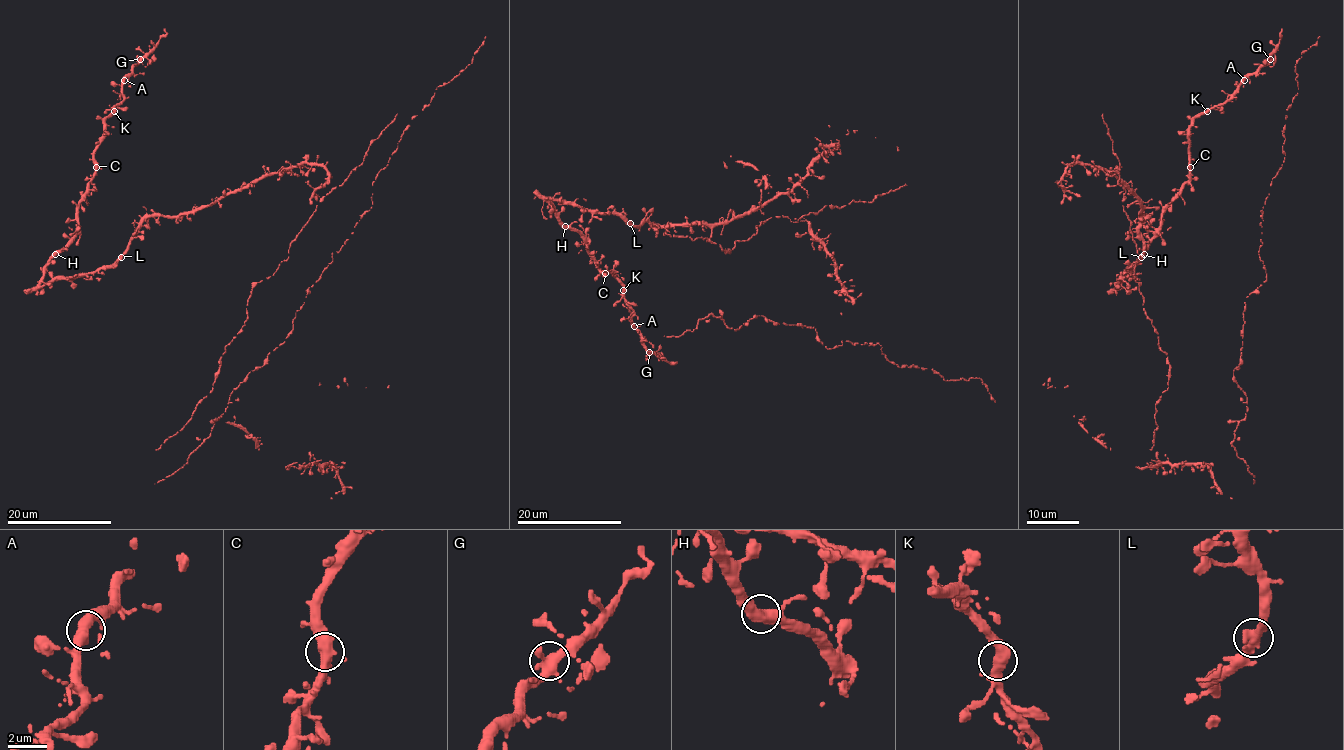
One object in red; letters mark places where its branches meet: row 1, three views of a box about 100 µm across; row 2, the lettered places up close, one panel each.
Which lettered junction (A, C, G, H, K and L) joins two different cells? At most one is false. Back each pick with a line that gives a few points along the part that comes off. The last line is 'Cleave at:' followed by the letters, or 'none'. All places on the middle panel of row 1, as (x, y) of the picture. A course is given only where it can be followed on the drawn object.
Cleave at: none

